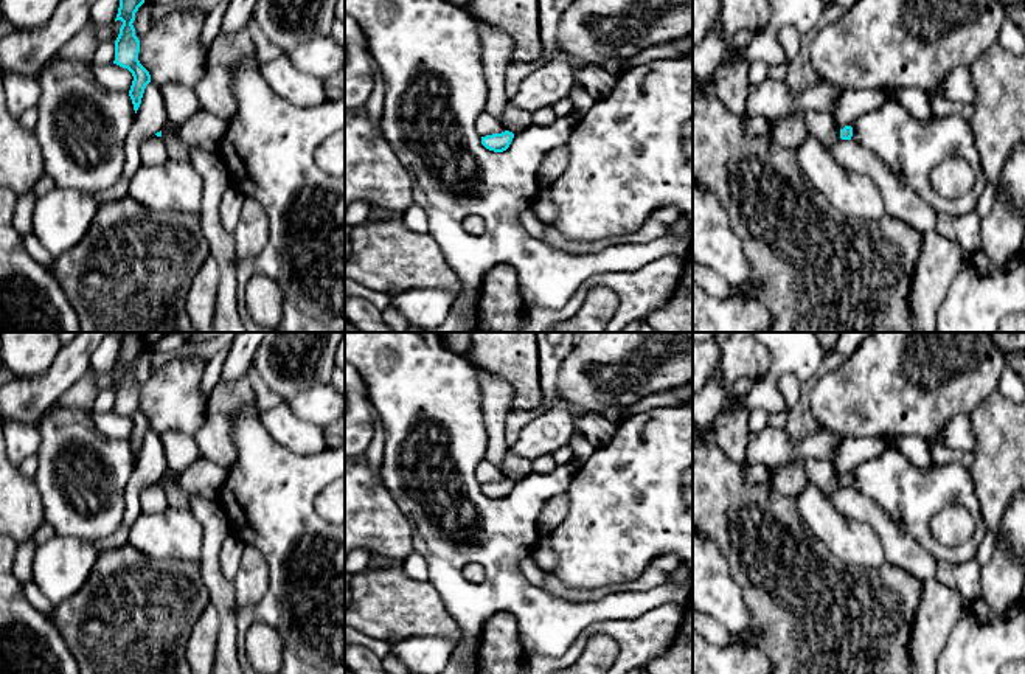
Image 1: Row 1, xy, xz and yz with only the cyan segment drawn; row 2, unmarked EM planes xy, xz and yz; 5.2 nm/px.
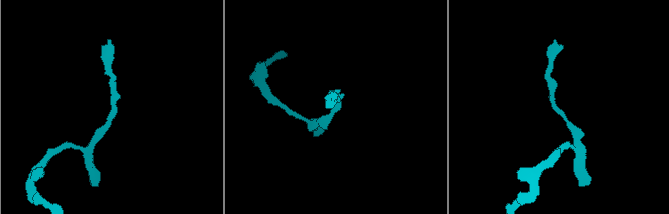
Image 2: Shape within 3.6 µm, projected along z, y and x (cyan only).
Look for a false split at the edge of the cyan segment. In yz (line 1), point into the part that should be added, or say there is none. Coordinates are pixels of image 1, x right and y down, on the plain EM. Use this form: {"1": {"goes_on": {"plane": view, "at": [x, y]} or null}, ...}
{"1": {"goes_on": null}}

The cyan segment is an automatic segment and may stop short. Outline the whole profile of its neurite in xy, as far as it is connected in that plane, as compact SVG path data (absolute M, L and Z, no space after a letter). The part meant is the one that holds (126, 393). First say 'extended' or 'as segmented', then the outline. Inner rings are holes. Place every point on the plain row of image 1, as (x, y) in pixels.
as segmented; M124 332L121 335L120 356L116 362L116 368L121 368L123 373L120 376L120 382L115 388L115 408L113 412L127 416L132 424L132 433L129 438L129 444L134 452L134 458L137 461L146 433L151 430L149 419L140 412L140 388L135 384L134 368L135 360L144 351L141 342L141 332Z

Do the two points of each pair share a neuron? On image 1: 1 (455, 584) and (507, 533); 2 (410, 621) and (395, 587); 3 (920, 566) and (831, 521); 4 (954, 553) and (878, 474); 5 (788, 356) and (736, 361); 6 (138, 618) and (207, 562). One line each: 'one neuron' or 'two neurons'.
1: one neuron
2: one neuron
3: two neurons
4: one neuron
5: two neurons
6: two neurons

